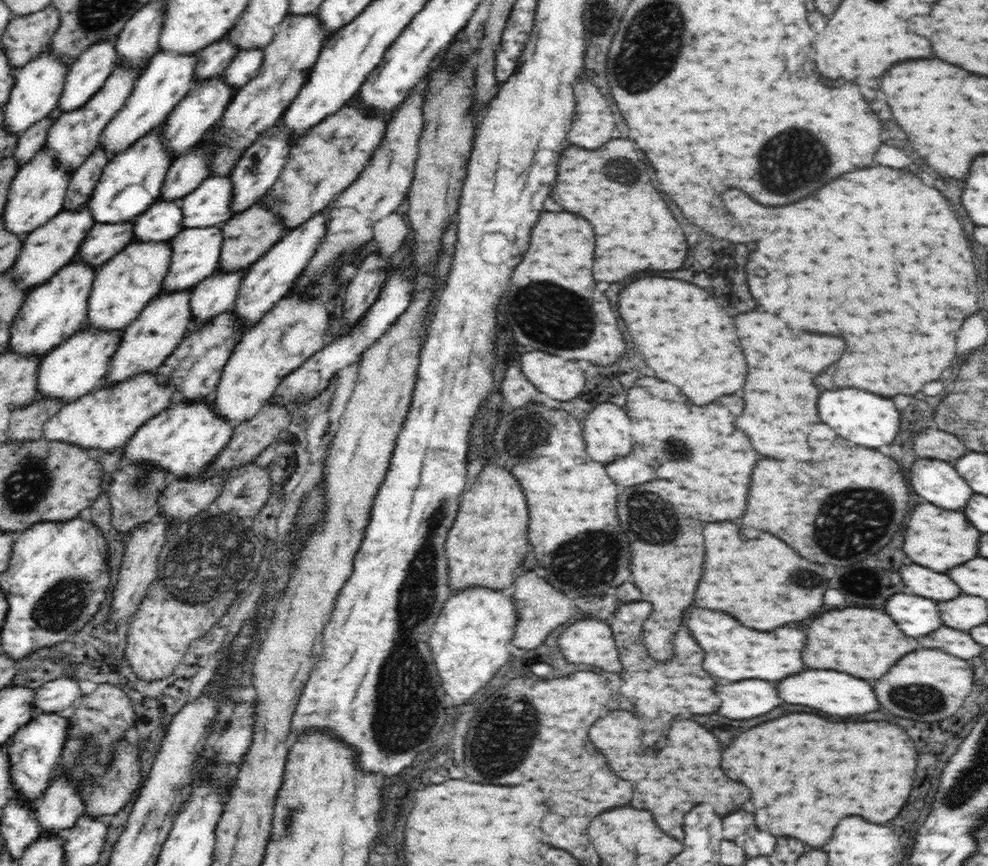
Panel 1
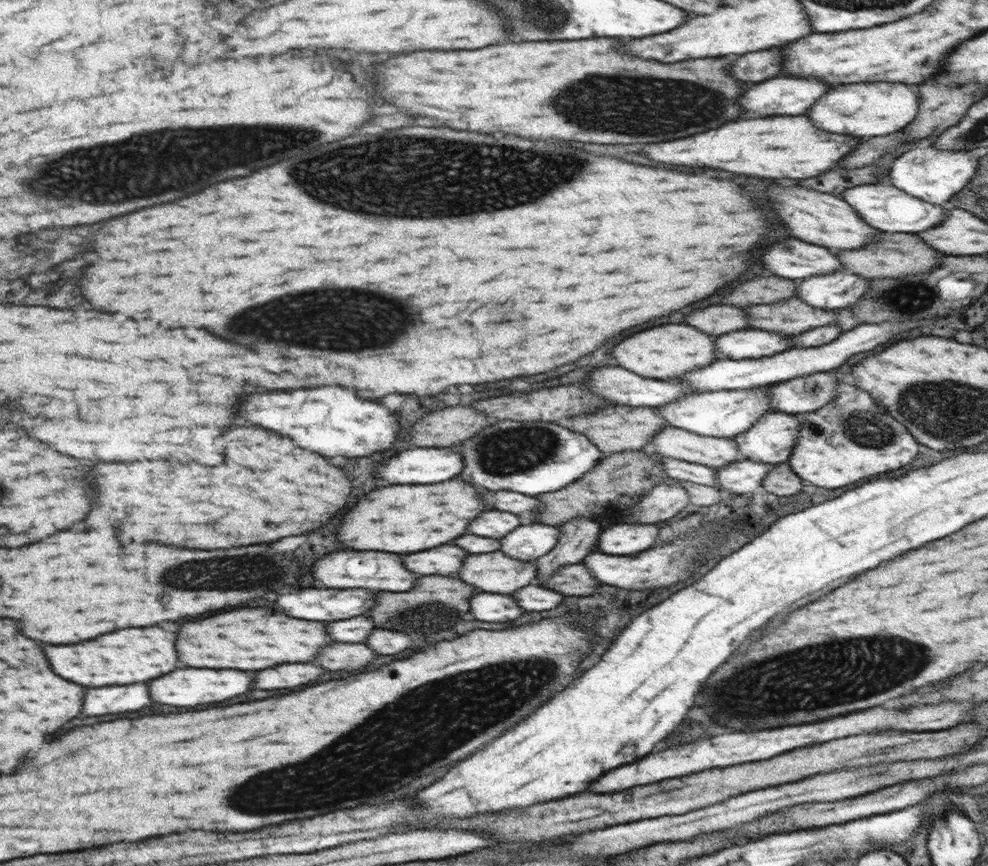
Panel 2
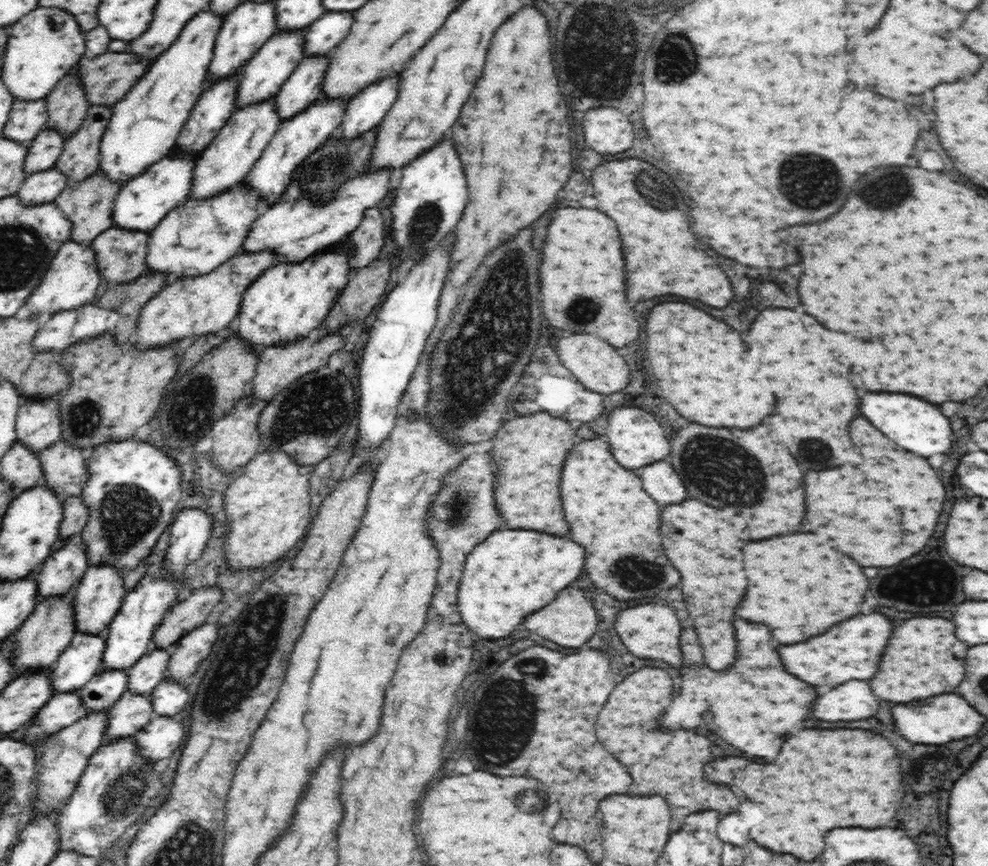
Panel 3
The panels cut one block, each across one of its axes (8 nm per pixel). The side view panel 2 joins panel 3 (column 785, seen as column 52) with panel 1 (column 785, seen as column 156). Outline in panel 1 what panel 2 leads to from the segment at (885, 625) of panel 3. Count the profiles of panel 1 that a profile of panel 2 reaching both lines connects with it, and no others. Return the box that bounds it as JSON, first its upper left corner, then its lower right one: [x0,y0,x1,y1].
[684,608,806,682]

